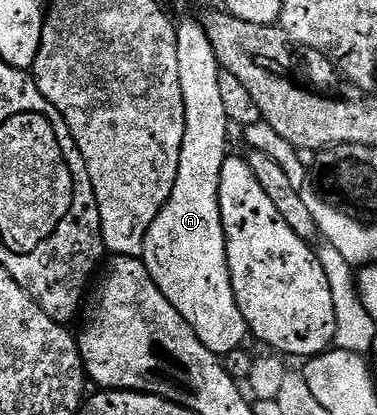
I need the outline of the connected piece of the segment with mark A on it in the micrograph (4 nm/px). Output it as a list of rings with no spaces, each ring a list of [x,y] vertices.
[[[199,19],[179,21],[176,37],[178,38],[178,82],[182,82],[182,102],[186,106],[186,134],[182,138],[182,154],[178,162],[178,178],[174,182],[174,190],[146,234],[142,259],[150,270],[158,290],[162,290],[170,306],[174,306],[174,310],[178,310],[178,314],[182,314],[182,318],[190,322],[202,346],[209,348],[216,356],[227,358],[231,352],[236,352],[243,346],[244,339],[249,339],[250,333],[246,318],[238,306],[238,298],[234,294],[230,278],[222,210],[218,198],[222,166],[230,154],[228,148],[230,121],[218,87],[222,69],[214,54],[214,46],[210,46],[210,38],[206,38],[206,30]]]

